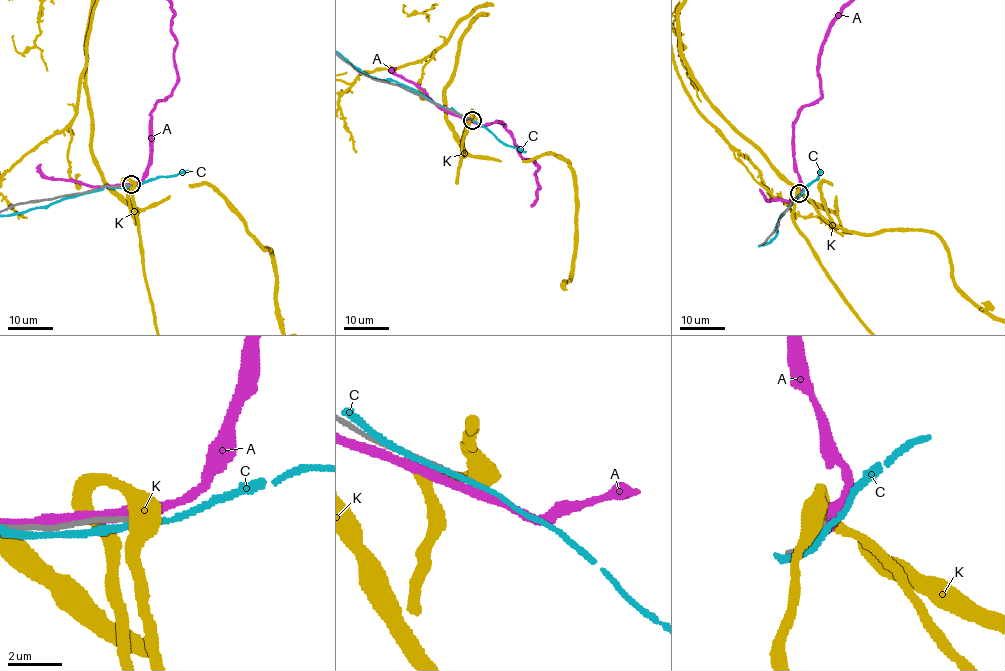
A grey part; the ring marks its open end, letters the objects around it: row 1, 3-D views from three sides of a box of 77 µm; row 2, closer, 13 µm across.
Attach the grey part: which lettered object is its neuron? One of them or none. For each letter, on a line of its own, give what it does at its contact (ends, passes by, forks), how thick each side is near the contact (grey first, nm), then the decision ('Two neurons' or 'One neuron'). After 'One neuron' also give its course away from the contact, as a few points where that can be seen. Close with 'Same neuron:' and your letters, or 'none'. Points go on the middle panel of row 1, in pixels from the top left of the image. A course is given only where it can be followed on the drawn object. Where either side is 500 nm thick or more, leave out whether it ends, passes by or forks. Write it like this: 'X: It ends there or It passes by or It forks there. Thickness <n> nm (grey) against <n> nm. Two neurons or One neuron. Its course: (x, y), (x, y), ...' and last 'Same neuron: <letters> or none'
A: It passes by. Thickness 160 nm (grey) against 400 nm. Two neurons
C: It passes by. Thickness 220 nm (grey) against 220 nm. Two neurons
K: Thickness 180 nm (grey) against 550 nm. Two neurons
Same neuron: none

